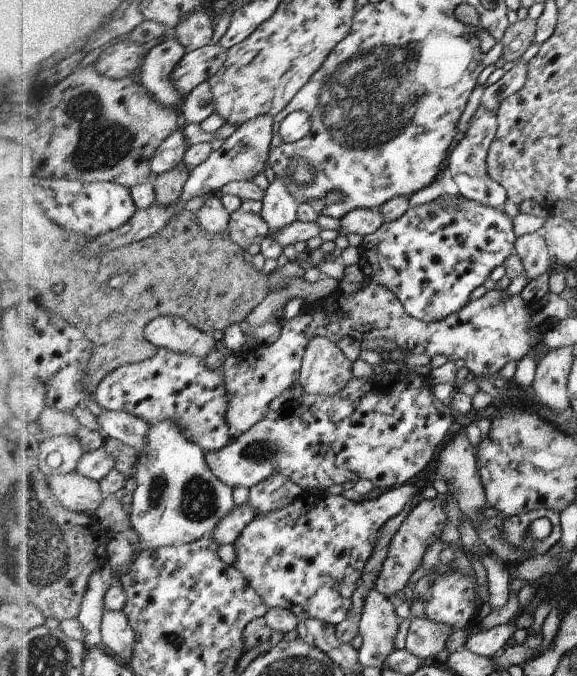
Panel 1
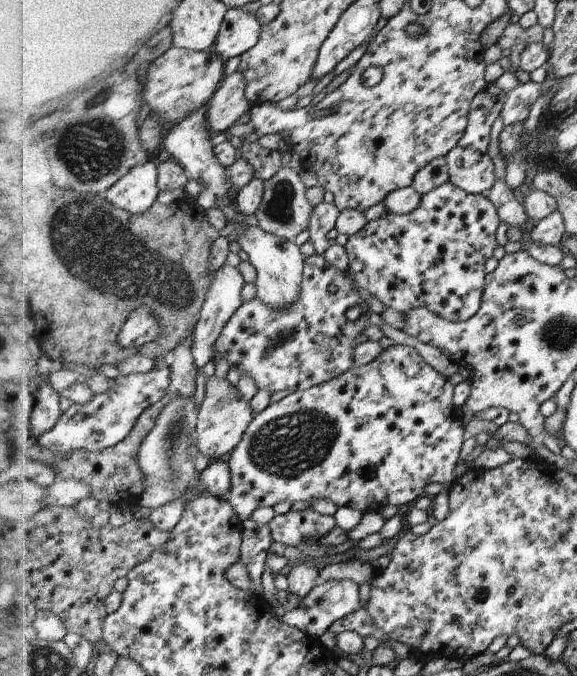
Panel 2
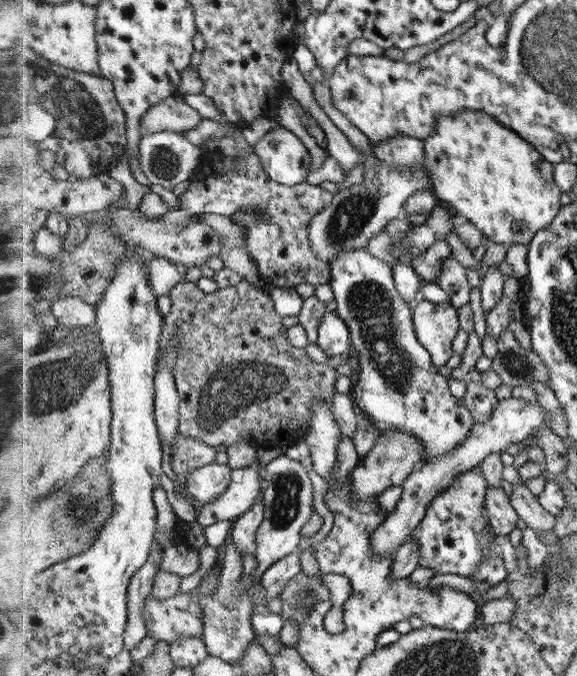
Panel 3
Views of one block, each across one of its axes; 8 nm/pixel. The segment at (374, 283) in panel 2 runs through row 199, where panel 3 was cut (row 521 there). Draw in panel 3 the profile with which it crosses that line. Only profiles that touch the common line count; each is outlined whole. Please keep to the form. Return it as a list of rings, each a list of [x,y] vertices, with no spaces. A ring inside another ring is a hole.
[[[481,465],[458,476],[448,489],[442,490],[430,502],[425,516],[410,535],[420,543],[418,566],[428,567],[434,574],[455,574],[470,578],[474,570],[486,564],[484,558],[488,554],[488,522],[480,512],[480,504],[486,501],[488,483]]]

